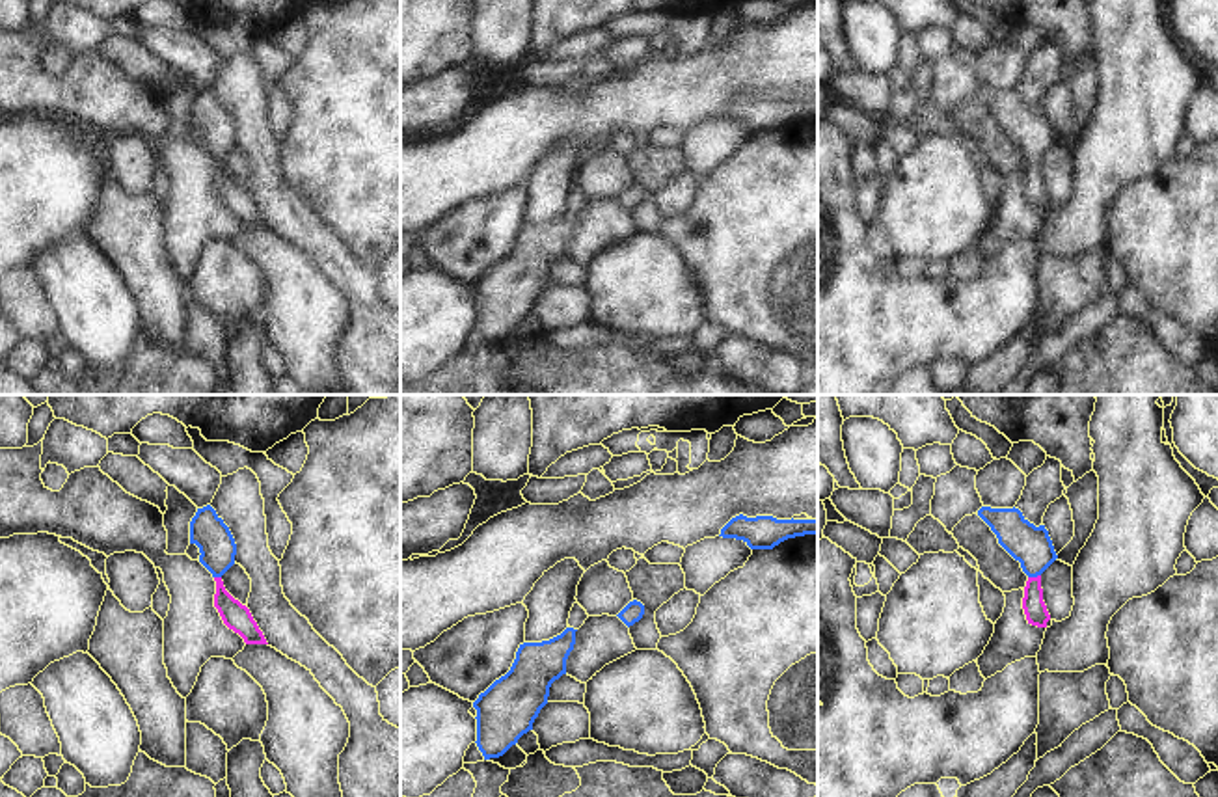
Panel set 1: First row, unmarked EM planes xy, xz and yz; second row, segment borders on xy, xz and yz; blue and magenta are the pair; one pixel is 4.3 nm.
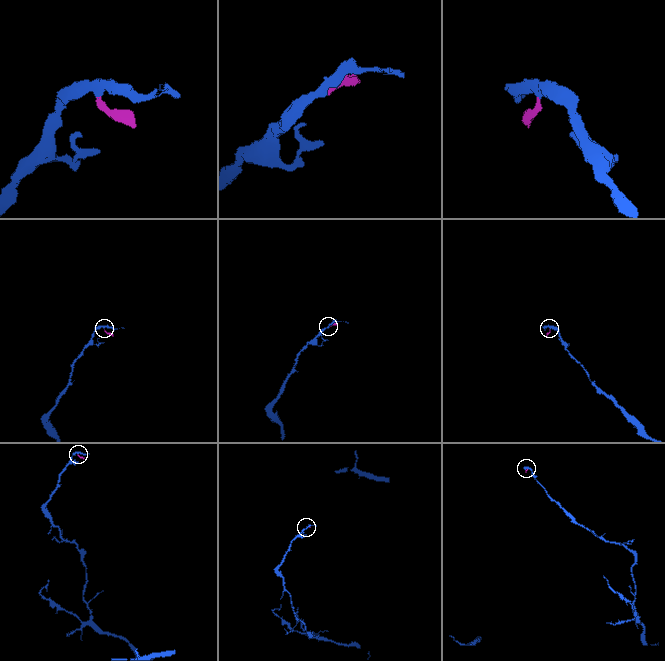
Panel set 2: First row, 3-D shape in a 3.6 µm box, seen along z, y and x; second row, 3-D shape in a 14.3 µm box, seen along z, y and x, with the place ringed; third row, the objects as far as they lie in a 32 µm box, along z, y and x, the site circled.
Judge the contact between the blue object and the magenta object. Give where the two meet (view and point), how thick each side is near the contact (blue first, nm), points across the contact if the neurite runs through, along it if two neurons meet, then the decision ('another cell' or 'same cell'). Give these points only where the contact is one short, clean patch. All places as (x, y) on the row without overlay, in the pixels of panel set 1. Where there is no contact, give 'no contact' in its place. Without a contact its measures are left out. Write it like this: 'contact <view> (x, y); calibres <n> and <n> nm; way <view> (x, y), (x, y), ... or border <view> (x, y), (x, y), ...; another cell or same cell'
contact yz (1034, 159); calibres 170 and 100 nm; way yz (1028, 127), (1034, 133), (1034, 159), (1034, 190); same cell

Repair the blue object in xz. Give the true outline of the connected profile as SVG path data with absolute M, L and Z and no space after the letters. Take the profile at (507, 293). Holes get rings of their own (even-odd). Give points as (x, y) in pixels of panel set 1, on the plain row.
M574 210L542 225L523 225L510 253L473 285L477 292L477 330L484 343L503 339L533 313L548 287L549 270L566 257L566 242L575 227Z

